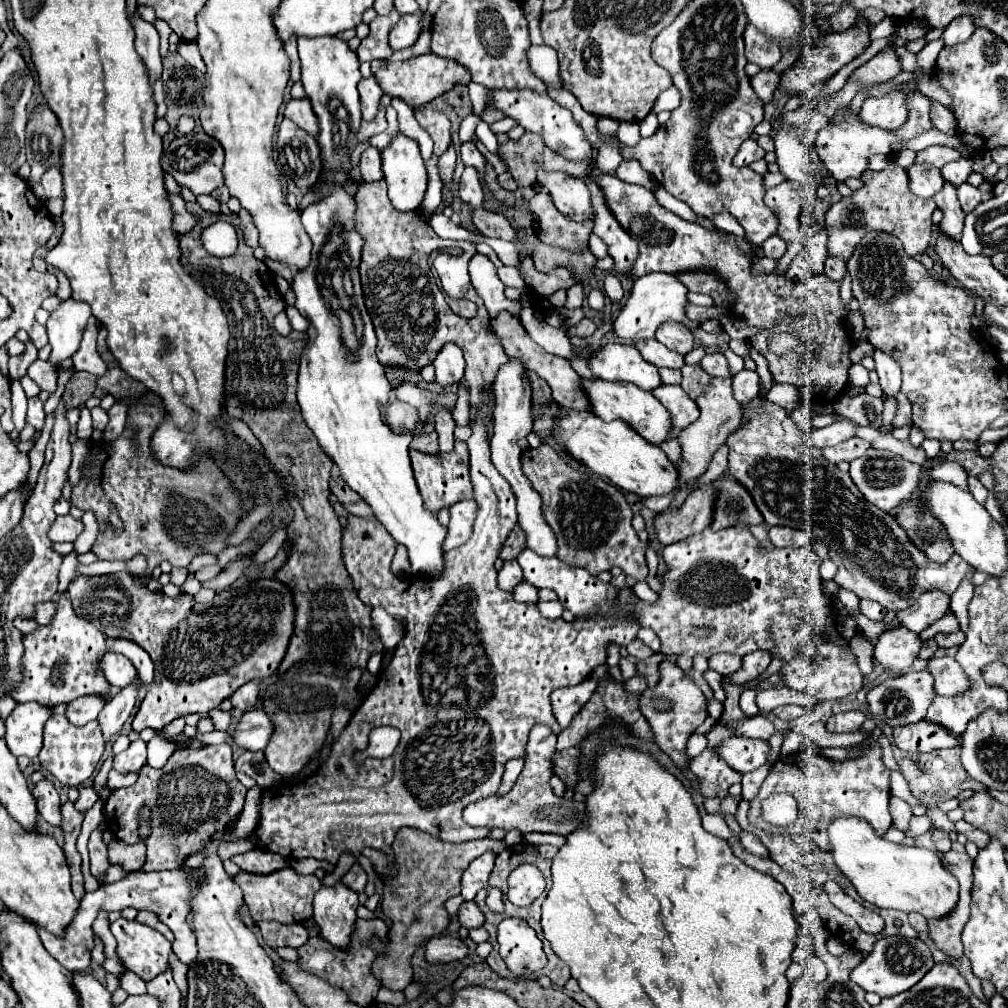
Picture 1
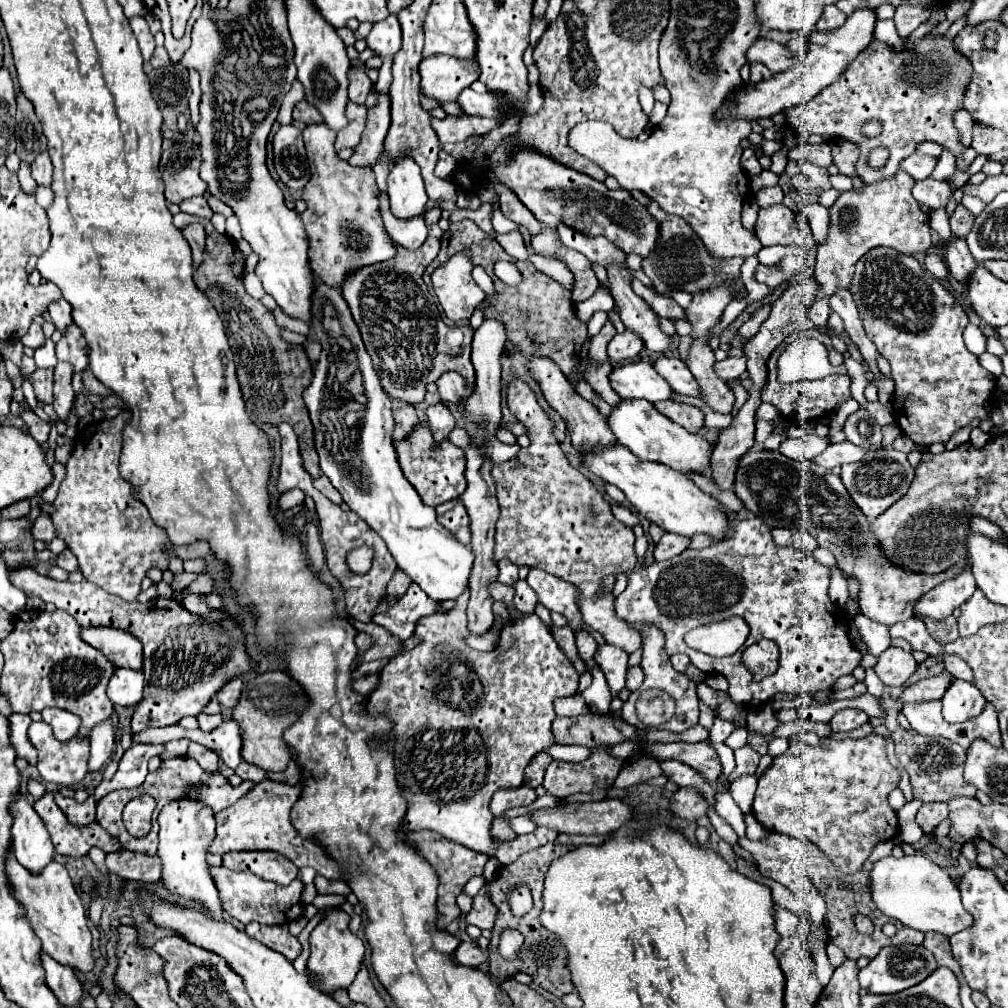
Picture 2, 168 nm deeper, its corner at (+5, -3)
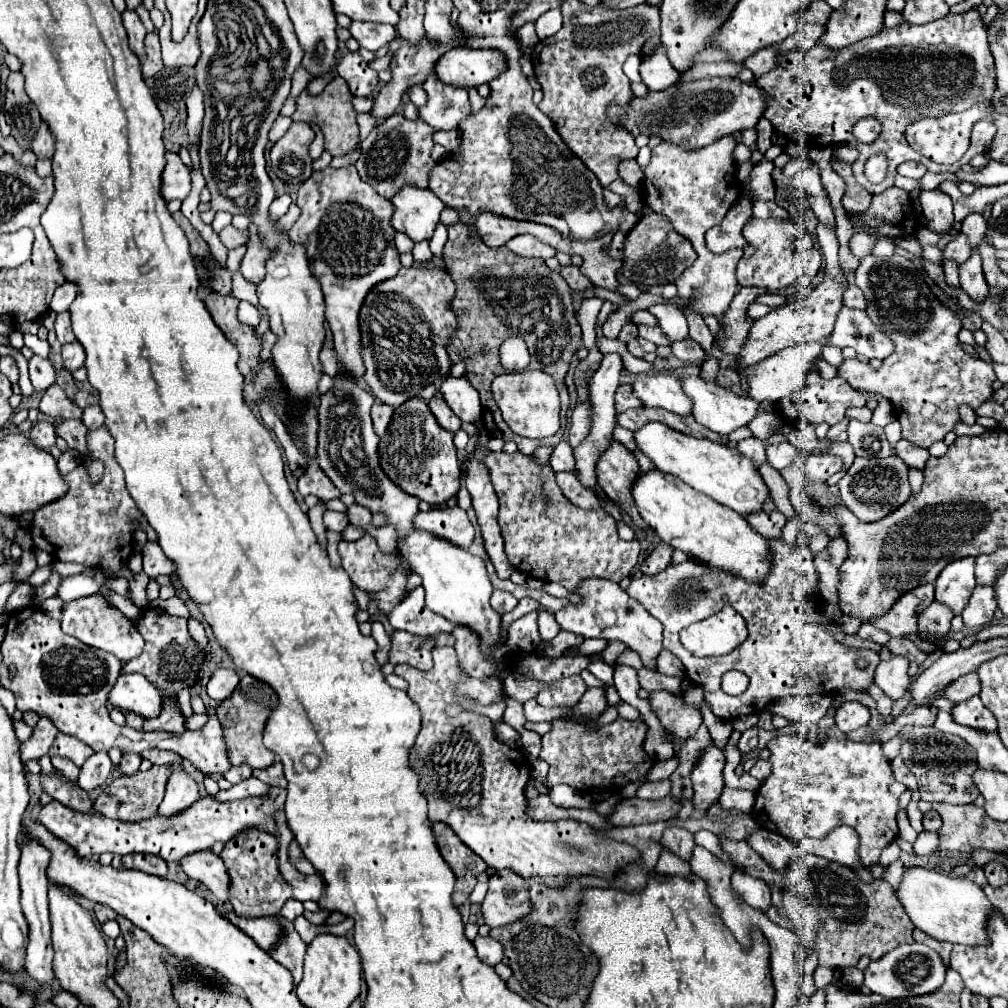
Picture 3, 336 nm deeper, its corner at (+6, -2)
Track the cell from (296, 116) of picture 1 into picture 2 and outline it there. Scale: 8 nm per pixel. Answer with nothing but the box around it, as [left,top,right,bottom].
[301,123,395,287]

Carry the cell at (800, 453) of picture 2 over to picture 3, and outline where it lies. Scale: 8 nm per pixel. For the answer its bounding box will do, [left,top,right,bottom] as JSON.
[766,442,798,470]

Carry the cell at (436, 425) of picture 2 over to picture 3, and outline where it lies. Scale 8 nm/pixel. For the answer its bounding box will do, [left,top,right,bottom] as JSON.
[428,396,462,432]

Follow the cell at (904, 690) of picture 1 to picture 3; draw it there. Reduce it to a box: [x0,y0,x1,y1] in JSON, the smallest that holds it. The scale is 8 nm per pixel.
[944,672,980,704]

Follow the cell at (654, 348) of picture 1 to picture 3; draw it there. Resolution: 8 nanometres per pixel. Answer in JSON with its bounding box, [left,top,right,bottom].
[682,376,758,436]

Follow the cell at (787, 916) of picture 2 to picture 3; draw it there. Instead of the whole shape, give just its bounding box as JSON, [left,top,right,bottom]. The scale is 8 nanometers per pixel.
[732,870,770,912]

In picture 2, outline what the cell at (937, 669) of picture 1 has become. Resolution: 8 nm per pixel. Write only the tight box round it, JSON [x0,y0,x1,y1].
[941,677,985,723]

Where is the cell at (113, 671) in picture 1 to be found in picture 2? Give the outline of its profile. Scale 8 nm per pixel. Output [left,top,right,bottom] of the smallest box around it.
[107,667,145,707]

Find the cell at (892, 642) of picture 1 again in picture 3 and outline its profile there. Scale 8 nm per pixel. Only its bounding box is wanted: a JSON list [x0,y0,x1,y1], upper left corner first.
[876,656,910,700]

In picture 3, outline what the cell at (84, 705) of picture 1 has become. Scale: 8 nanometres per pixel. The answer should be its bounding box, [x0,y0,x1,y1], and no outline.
[20,718,58,763]

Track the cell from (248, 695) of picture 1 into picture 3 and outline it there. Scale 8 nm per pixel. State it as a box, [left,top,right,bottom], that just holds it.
[206,668,240,702]

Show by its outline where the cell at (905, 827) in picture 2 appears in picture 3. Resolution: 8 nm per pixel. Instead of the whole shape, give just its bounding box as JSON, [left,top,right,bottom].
[908,790,922,832]

